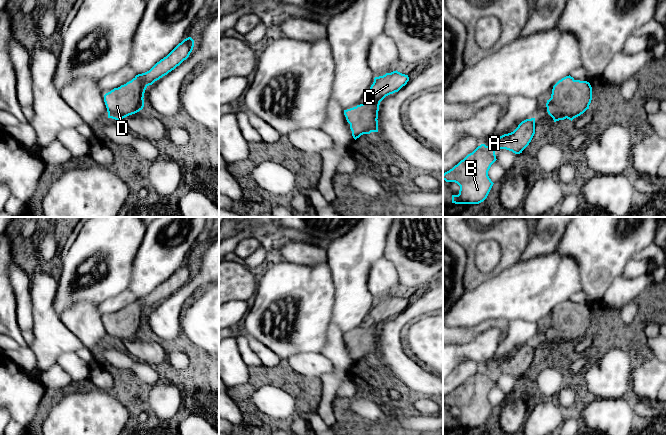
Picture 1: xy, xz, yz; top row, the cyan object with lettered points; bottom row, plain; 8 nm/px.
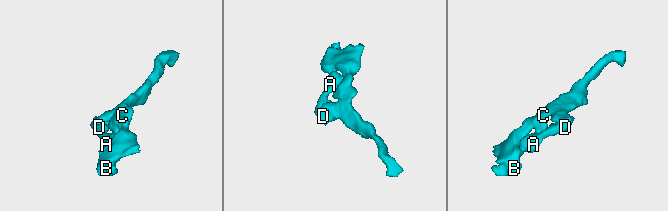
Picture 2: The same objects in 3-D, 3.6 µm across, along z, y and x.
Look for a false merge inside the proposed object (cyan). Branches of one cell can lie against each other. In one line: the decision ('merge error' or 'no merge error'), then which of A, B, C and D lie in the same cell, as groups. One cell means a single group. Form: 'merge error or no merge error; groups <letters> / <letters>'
no merge error; groups A B C D

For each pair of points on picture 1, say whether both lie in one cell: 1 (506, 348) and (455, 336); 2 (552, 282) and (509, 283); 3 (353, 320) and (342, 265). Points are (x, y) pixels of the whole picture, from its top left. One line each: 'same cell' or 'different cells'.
1: different cells
2: same cell
3: same cell

